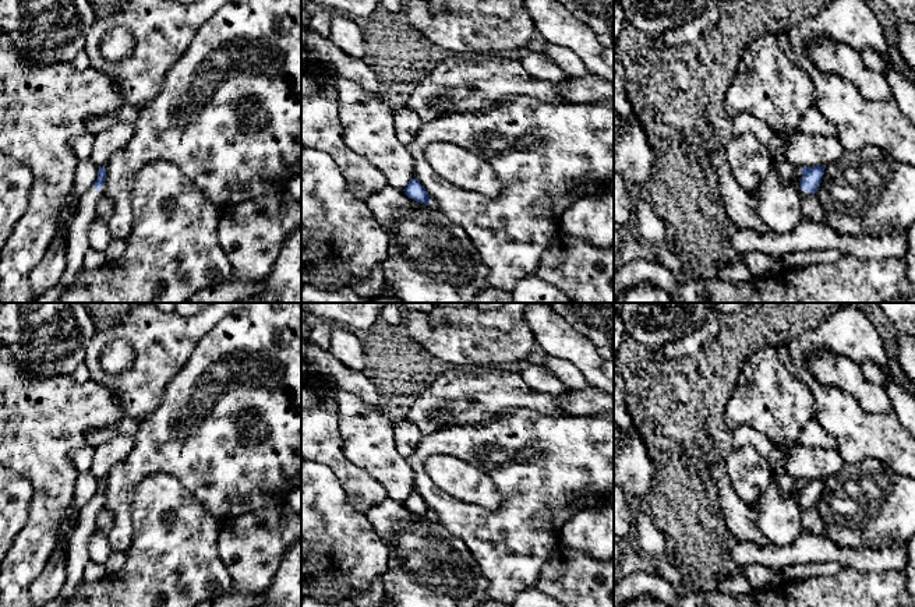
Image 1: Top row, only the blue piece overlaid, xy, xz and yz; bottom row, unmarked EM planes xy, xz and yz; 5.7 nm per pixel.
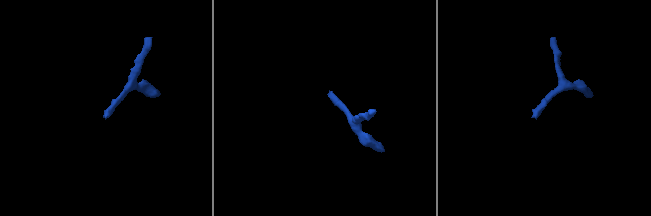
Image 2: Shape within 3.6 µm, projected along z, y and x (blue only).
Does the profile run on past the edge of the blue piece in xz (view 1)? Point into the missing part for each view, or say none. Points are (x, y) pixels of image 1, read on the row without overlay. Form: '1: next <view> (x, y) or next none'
1: next none

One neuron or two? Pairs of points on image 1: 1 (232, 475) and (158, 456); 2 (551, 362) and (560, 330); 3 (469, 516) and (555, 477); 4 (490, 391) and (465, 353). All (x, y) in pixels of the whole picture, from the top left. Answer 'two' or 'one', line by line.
1: one
2: two
3: one
4: two

